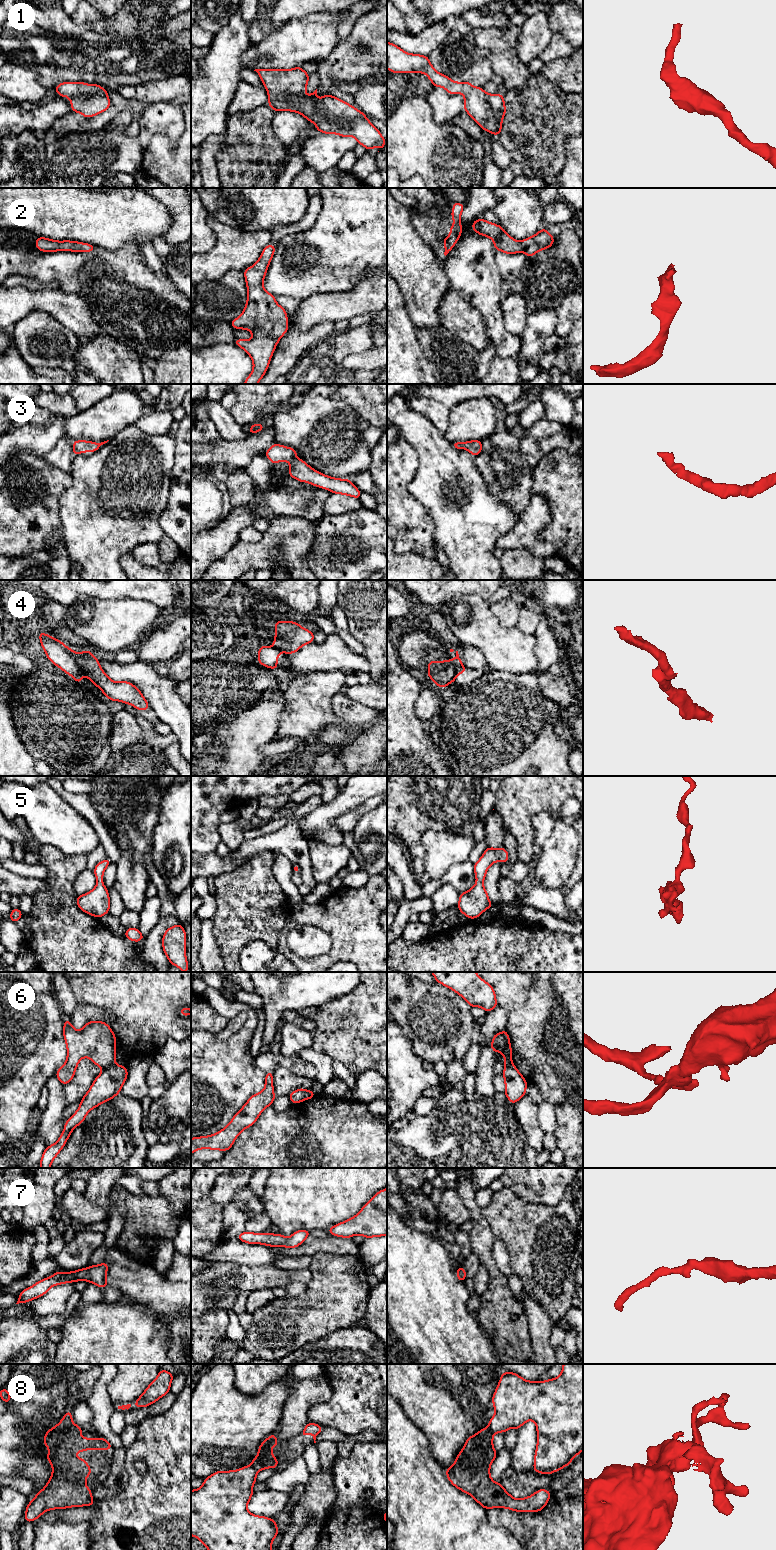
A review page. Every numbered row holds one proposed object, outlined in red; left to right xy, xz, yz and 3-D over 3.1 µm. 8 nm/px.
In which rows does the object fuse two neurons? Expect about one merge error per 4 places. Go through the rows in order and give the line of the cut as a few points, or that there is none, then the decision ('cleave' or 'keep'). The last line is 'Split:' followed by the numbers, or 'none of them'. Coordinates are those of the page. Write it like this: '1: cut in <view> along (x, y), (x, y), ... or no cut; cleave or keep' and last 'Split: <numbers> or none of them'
1: no cut; keep
2: no cut; keep
3: no cut; keep
4: cut in xy along (78, 655), (78, 661), (83, 673); cleave
5: no cut; keep
6: cut in xy along (114, 1062), (104, 1069); cleave
7: no cut; keep
8: cut in xy along (56, 1426), (44, 1443); cleave
Split: 4, 6, 8

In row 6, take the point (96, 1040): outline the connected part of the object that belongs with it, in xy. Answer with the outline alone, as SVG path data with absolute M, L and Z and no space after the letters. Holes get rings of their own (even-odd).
M65 1019L63 1036L67 1046L67 1059L56 1072L62 1085L72 1081L79 1061L84 1057L104 1069L115 1063L116 1036L107 1023L89 1021L81 1030L76 1030L70 1020Z

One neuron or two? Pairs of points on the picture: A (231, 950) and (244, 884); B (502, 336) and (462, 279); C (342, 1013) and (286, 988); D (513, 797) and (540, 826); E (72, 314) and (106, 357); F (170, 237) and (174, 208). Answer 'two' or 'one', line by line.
A: one
B: one
C: two
D: two
E: two
F: one

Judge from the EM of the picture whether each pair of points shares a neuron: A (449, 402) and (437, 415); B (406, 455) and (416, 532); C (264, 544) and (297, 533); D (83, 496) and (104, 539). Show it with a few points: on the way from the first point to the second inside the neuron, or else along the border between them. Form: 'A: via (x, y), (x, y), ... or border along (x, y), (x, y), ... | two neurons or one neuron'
A: border along (423, 396), (435, 399), (449, 409) | two neurons
B: via (402, 474), (402, 513) | one neuron
C: via (272, 538), (278, 534), (289, 534) | one neuron
D: via (94, 507), (101, 514), (101, 528) | one neuron

